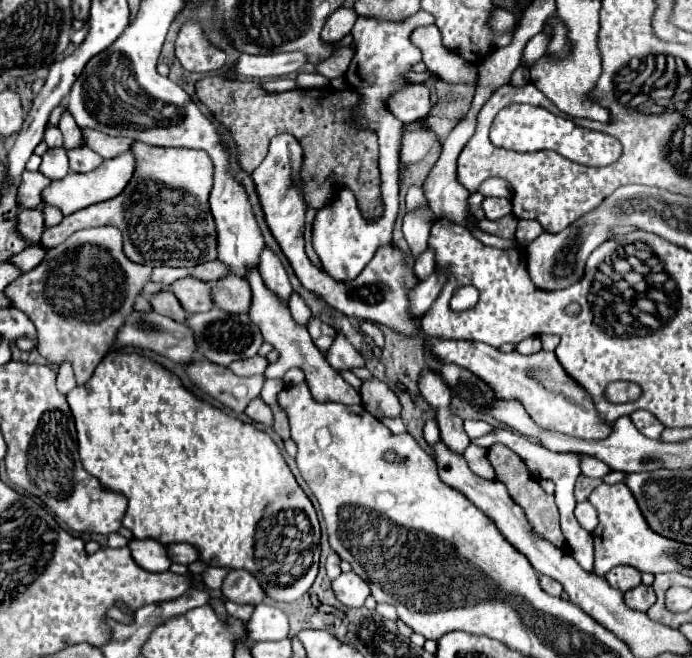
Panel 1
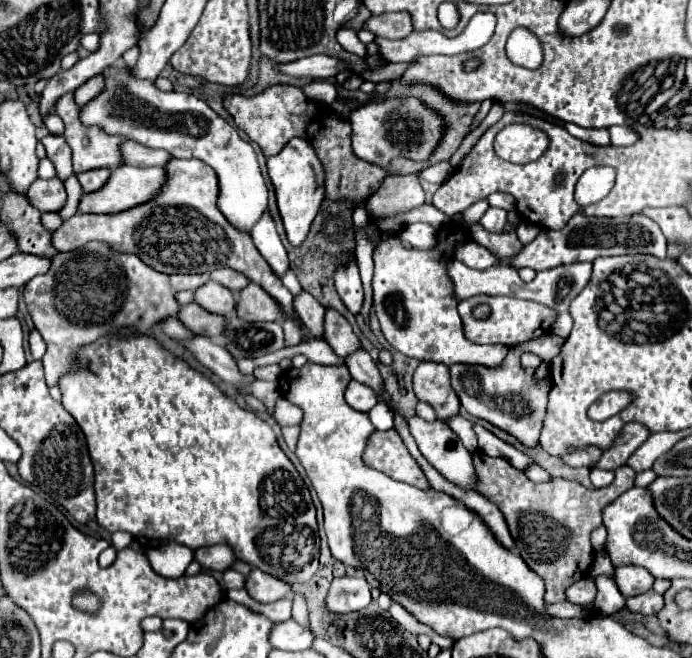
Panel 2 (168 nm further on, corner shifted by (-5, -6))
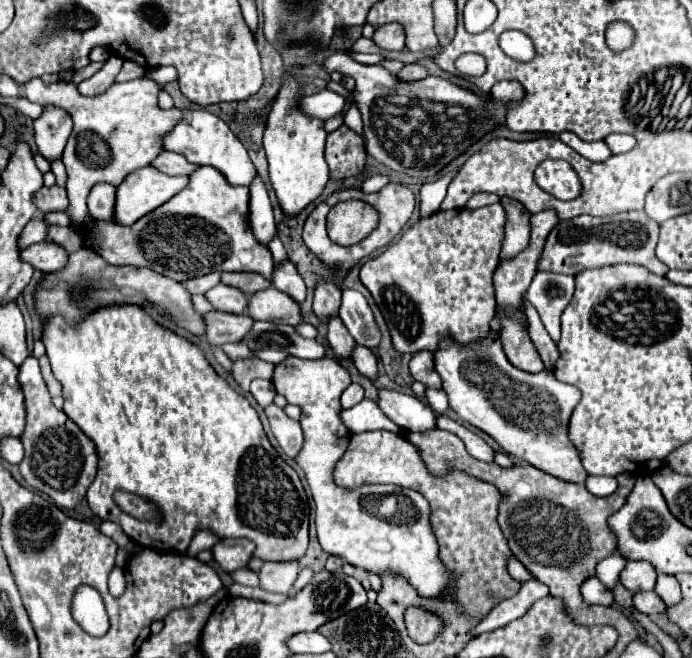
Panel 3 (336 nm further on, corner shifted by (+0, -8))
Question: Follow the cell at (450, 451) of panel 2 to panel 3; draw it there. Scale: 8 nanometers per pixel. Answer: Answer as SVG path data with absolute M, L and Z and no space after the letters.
M379 389L381 411L403 431L433 431L437 429L437 417L431 407L405 391Z

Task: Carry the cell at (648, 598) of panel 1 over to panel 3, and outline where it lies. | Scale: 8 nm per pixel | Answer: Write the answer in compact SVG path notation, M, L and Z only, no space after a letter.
M639 591L633 595L633 605L637 611L645 615L657 615L667 609L667 605L661 601L661 597L655 591Z

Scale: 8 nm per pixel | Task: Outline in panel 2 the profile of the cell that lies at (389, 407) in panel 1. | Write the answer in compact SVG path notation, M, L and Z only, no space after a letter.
M366 349L354 351L352 355L348 355L344 359L344 363L346 363L352 379L356 379L356 381L360 381L360 383L364 383L368 387L372 387L380 395L380 391L384 387L384 381L382 381L380 373L378 373L376 363L372 361L372 357L368 355Z

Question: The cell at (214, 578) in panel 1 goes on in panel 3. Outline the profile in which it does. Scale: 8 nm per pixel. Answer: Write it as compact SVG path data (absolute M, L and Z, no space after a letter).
M239 569L235 573L231 573L231 579L235 583L241 583L241 585L247 585L247 587L255 587L259 583L257 579L257 573L255 571L249 571L249 569Z

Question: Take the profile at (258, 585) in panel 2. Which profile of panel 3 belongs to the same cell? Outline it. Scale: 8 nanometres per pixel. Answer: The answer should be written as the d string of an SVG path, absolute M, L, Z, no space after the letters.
M263 563L259 571L259 587L269 593L289 595L299 575L299 563Z

